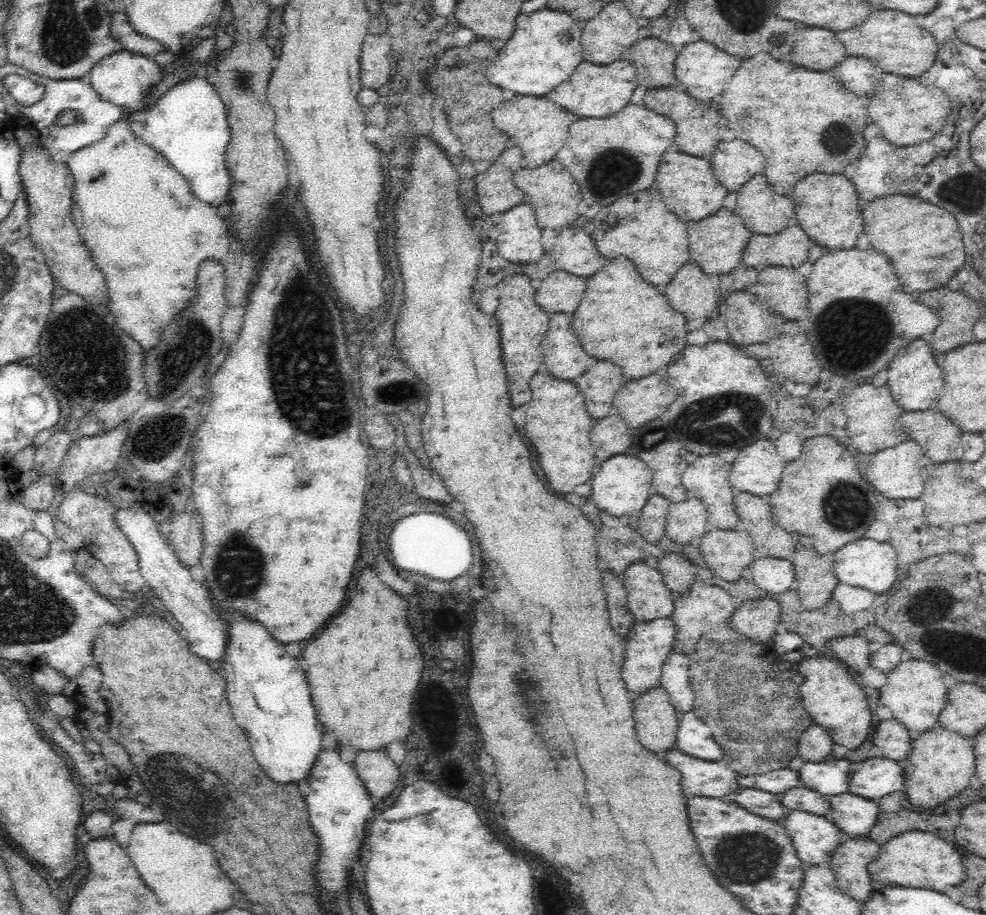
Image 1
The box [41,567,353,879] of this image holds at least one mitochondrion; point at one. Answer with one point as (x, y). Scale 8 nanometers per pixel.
(175, 789)

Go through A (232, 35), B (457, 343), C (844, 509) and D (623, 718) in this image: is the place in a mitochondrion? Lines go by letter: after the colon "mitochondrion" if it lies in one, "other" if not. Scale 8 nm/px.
A: other
B: other
C: mitochondrion
D: other

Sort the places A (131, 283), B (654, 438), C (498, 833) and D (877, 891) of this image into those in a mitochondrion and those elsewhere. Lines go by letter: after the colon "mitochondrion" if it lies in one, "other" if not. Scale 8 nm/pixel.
A: other
B: mitochondrion
C: other
D: other

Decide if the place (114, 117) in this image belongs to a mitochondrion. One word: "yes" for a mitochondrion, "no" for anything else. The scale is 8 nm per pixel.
no

